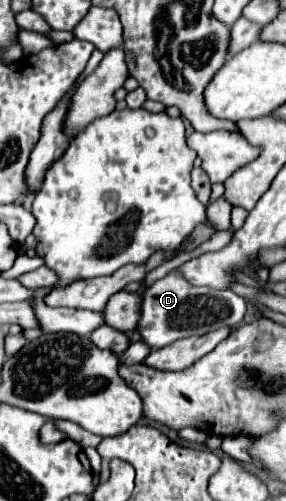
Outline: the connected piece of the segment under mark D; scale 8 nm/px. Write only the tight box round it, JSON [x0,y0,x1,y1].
[137,270,247,350]

